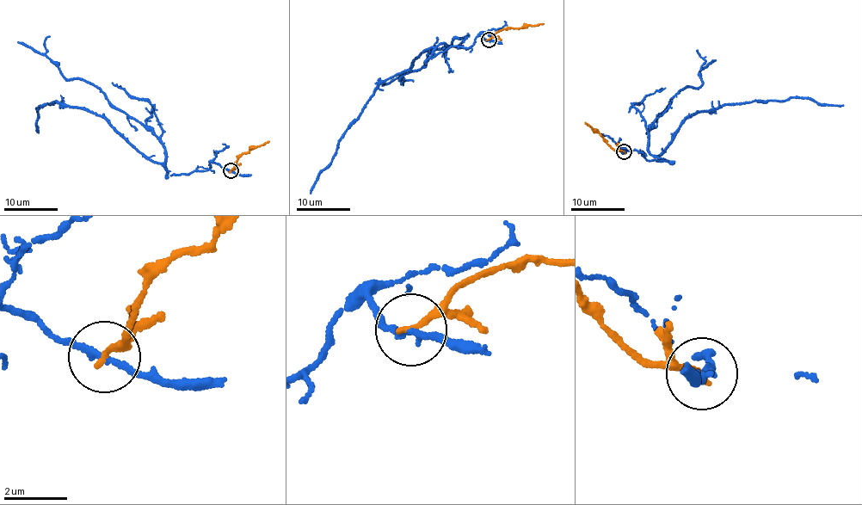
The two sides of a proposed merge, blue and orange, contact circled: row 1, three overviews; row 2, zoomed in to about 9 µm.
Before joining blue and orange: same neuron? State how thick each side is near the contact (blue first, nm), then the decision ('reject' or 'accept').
190/200 nm | reject

